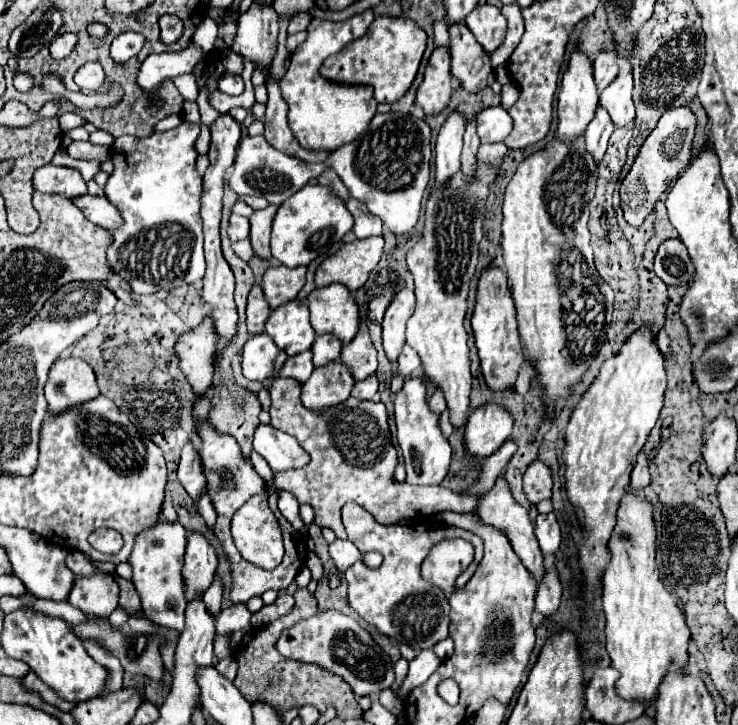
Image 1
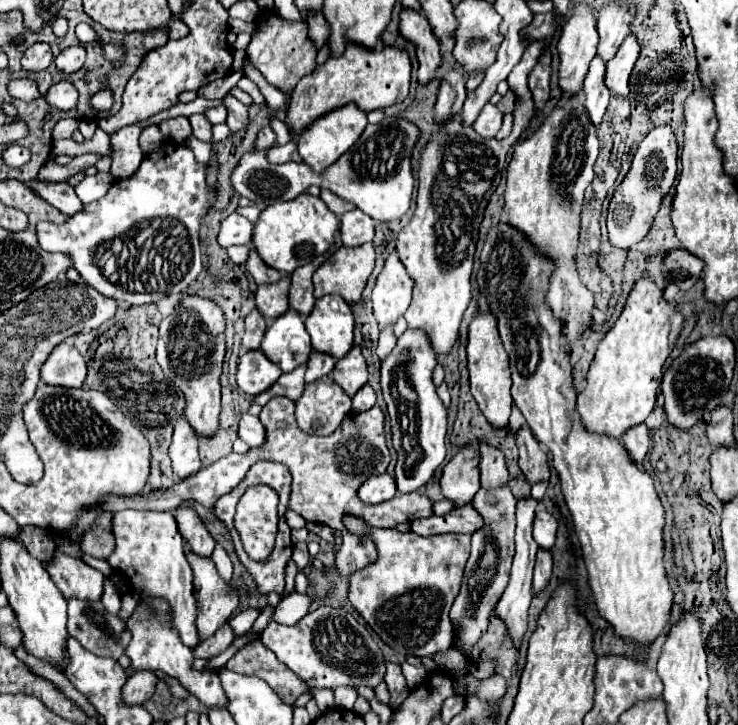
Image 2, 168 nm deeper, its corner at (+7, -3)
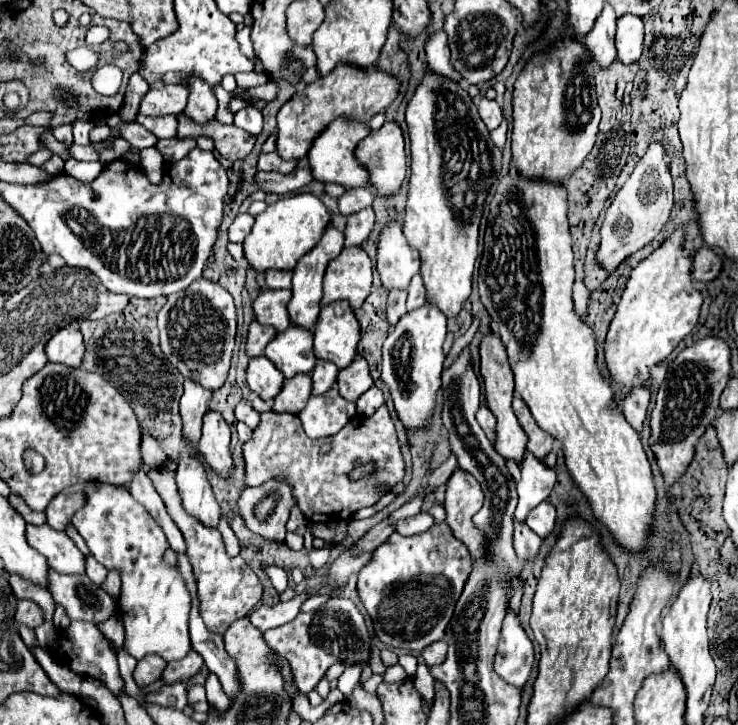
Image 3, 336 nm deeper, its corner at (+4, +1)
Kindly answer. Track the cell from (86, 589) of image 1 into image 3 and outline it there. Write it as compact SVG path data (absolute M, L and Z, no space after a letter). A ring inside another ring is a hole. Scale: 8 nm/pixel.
M27 524L27 542L39 550L51 568L61 574L83 574L85 572L85 556L73 544L73 540L63 530L53 530L47 524L33 526Z

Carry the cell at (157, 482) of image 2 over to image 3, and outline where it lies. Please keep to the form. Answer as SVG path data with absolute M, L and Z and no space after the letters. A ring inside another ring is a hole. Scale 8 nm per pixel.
M143 432L140 445L143 464L152 468L167 461L168 455L163 447L150 434Z

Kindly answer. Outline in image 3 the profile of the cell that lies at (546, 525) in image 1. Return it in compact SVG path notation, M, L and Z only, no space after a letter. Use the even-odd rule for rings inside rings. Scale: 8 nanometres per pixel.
M541 502L539 506L535 506L529 512L529 518L525 520L525 524L541 538L551 534L553 528L555 528L555 508L553 508L553 504Z

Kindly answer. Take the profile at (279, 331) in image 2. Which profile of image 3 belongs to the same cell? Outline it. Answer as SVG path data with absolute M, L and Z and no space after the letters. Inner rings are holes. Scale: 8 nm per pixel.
M291 324L285 332L279 332L273 342L269 342L265 356L283 372L285 378L307 374L317 362L313 354L313 334Z

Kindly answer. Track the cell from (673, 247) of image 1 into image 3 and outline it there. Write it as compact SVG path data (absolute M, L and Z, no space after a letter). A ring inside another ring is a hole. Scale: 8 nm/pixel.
M701 248L693 254L693 278L697 282L711 282L721 272L721 258L711 248Z

